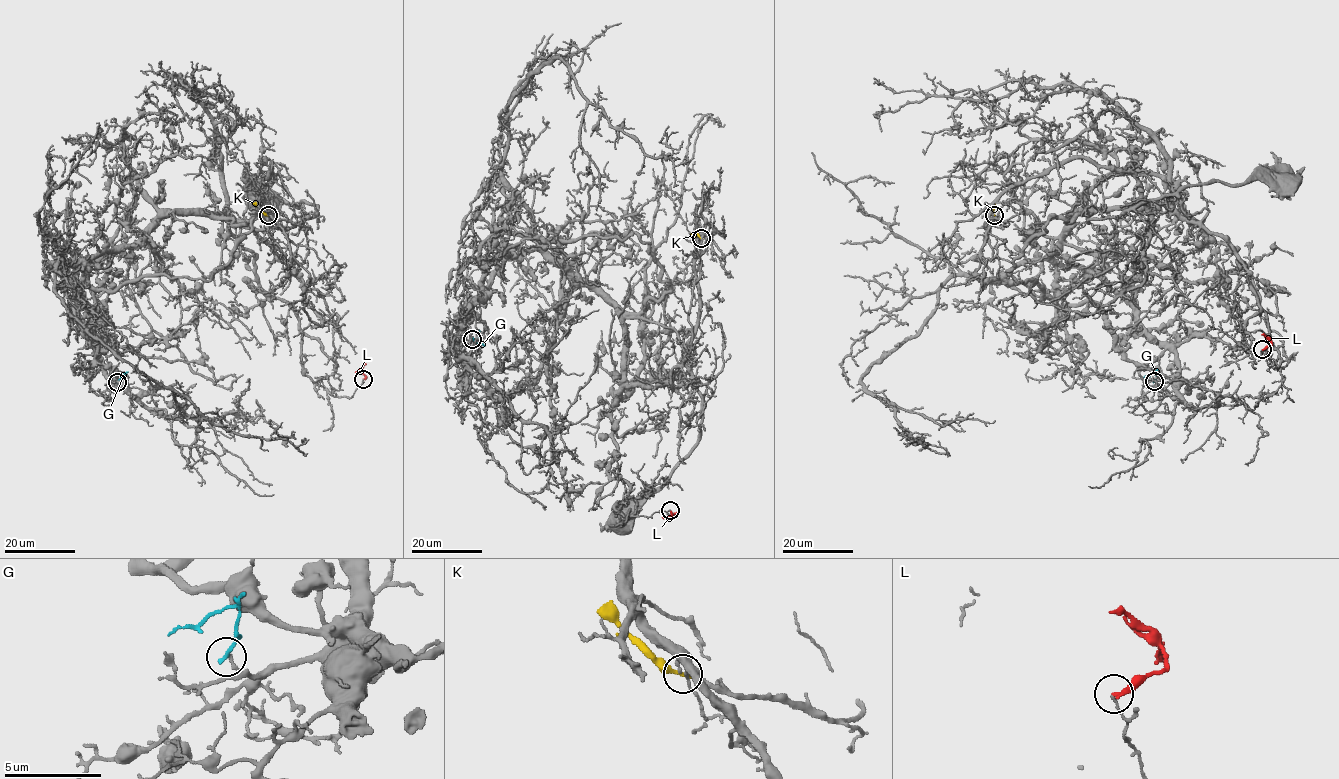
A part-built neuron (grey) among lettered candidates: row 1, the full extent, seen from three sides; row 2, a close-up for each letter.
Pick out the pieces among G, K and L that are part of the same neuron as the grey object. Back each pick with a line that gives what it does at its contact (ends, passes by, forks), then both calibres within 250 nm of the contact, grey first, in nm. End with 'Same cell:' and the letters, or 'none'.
G: it ends there; 170 nm thick on the grey side, 220 nm on the other
Same cell: G

